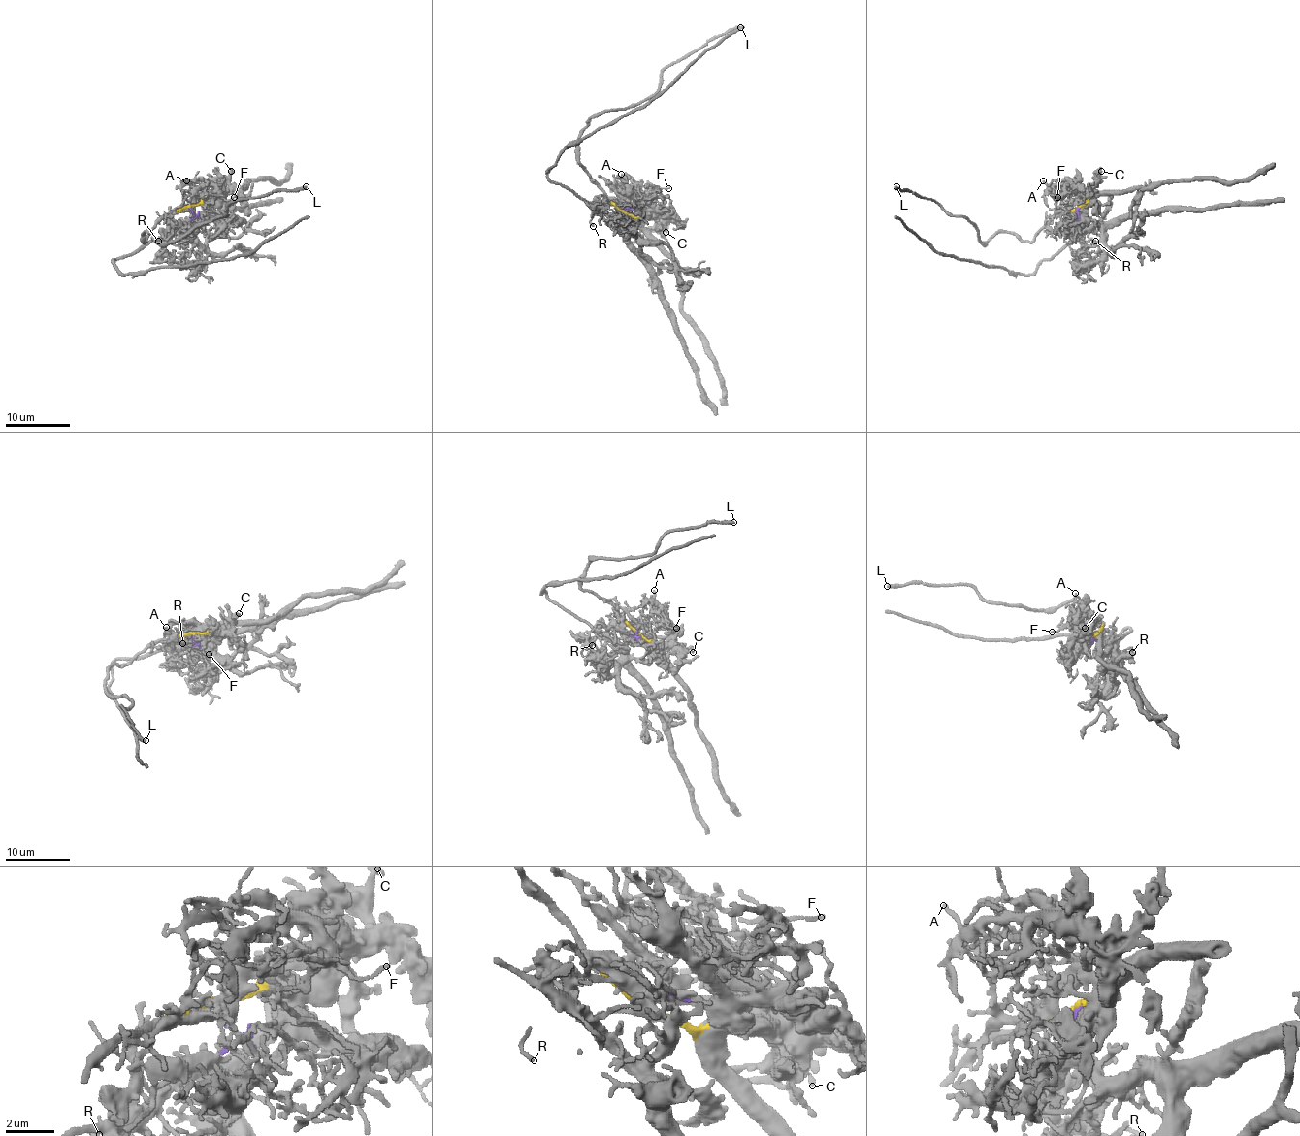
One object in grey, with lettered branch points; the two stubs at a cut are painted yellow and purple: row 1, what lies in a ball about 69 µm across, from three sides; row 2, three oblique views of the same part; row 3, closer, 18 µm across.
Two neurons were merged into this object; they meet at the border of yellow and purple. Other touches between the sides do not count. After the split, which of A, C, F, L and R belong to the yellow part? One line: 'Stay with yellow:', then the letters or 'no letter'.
Stay with yellow: A, C, F, L

